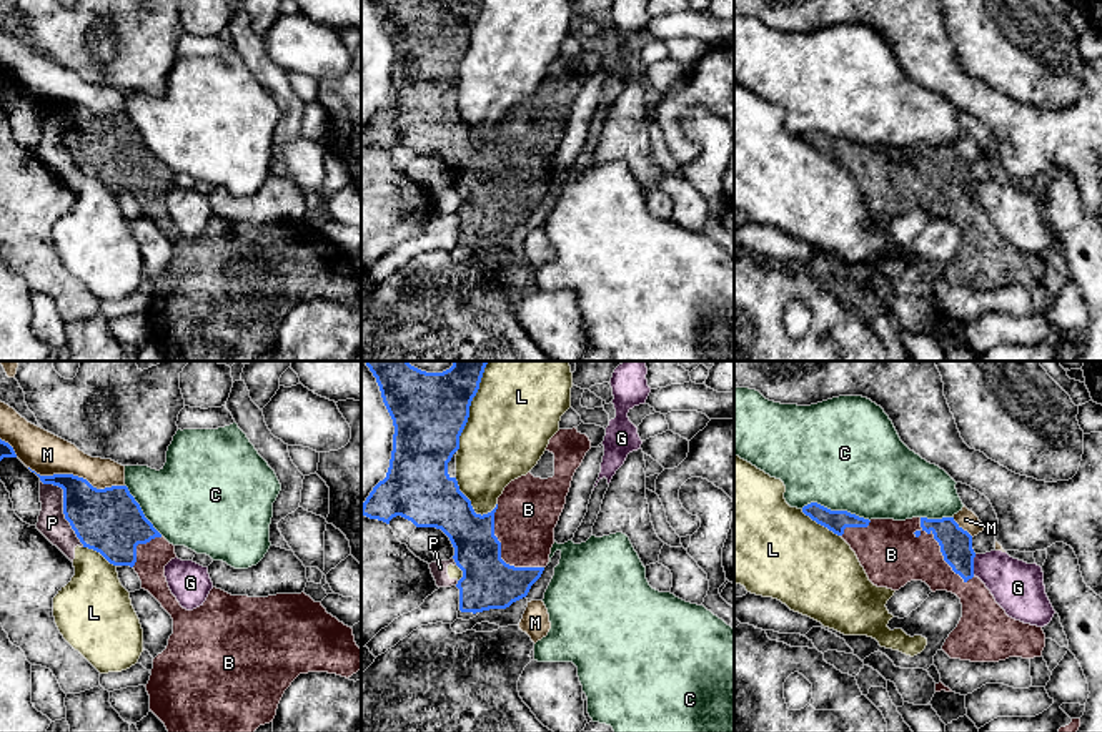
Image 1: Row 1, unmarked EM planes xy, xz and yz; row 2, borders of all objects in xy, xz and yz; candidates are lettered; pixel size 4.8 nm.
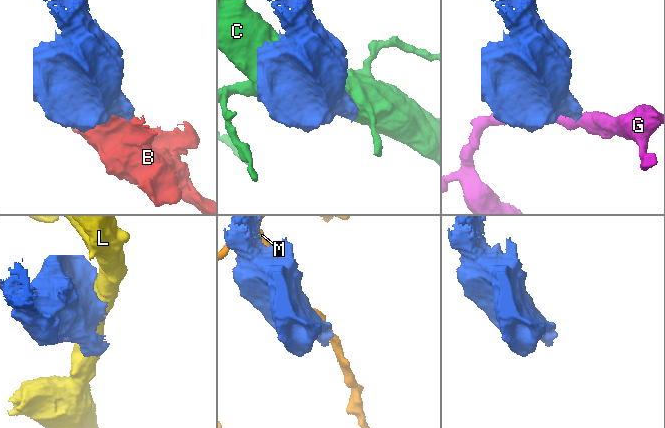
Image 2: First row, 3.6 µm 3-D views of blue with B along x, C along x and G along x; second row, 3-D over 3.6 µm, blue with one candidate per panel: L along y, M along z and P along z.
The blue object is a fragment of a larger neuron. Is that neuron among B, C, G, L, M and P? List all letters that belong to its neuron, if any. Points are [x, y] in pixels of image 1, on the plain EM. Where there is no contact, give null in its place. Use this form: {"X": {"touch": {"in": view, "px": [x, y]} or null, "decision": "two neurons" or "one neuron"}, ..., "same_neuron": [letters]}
{"B": {"touch": {"in": "yz", "px": [941, 178]}, "decision": "one neuron"}, "C": {"touch": {"in": "yz", "px": [836, 138]}, "decision": "two neurons"}, "G": {"touch": {"in": "yz", "px": [972, 192]}, "decision": "two neurons"}, "L": {"touch": {"in": "xz", "px": [468, 39]}, "decision": "two neurons"}, "M": {"touch": {"in": "xy", "px": [77, 103]}, "decision": "two neurons"}, "P": {"touch": {"in": "xy", "px": [64, 135]}, "decision": "two neurons"}, "same_neuron": ["B"]}

